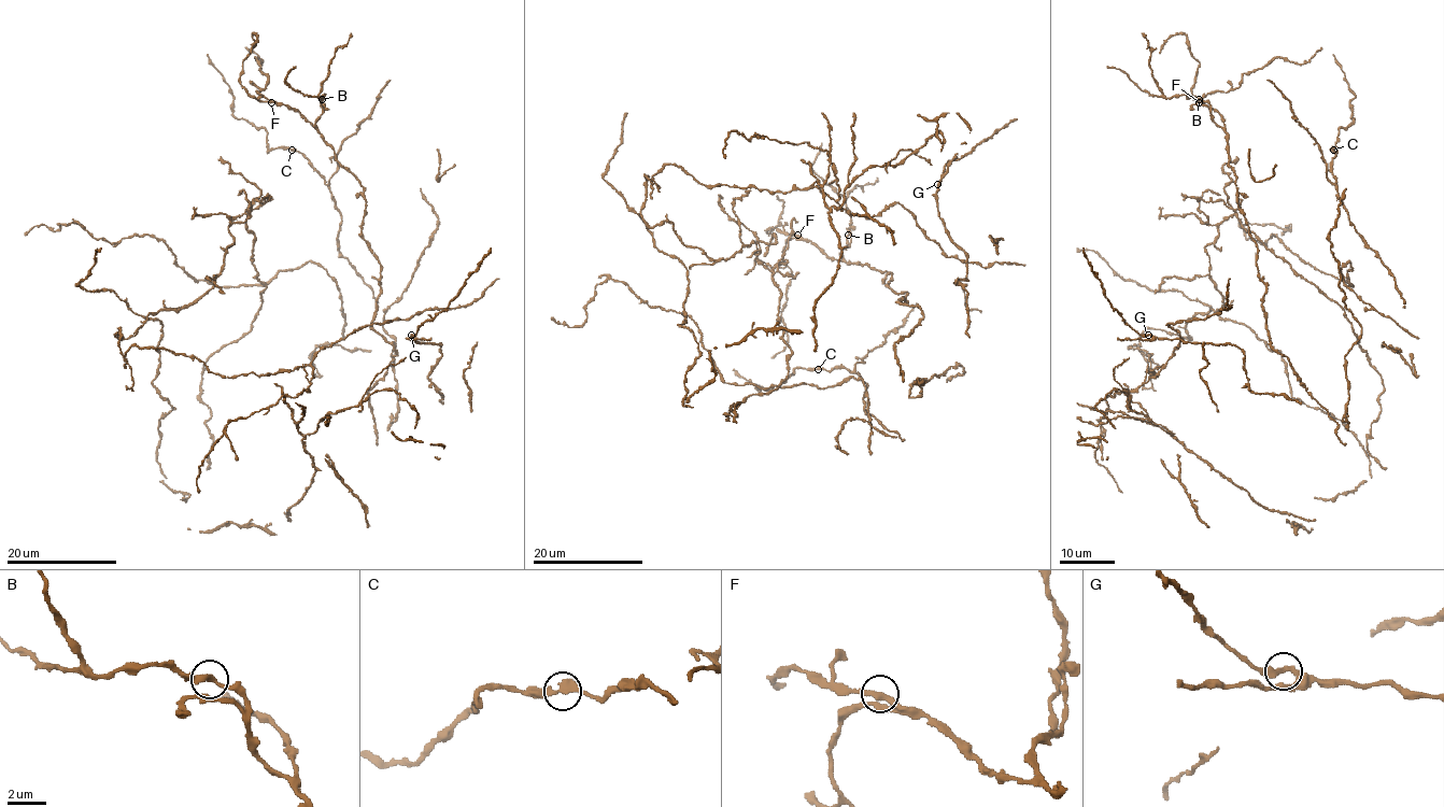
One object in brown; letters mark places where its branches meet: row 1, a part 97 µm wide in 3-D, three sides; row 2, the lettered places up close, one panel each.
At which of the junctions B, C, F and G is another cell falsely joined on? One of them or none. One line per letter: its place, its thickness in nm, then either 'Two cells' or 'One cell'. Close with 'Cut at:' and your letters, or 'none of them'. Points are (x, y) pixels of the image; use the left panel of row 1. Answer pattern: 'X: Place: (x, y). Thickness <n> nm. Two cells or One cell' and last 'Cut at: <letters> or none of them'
B: Place: (322, 99). Thickness 260 nm. One cell
C: Place: (292, 150). Thickness 320 nm. One cell
F: Place: (271, 102). Thickness 240 nm. One cell
G: Place: (411, 335). Thickness 260 nm. One cell
Cut at: none of them

